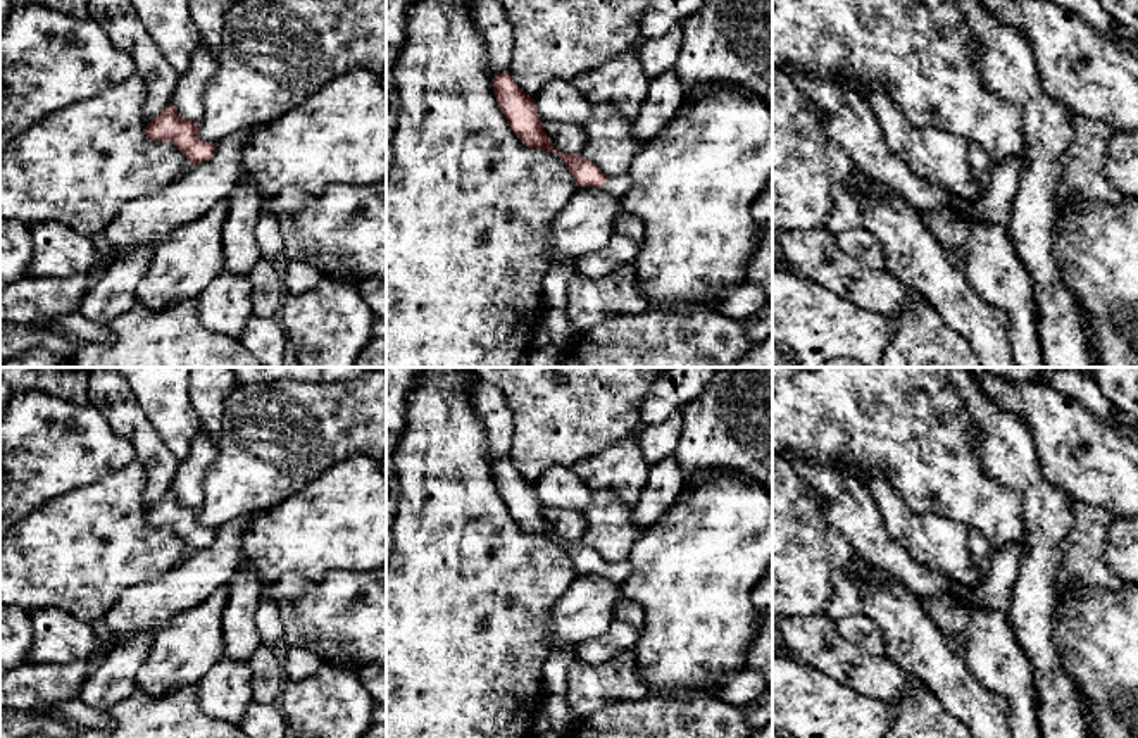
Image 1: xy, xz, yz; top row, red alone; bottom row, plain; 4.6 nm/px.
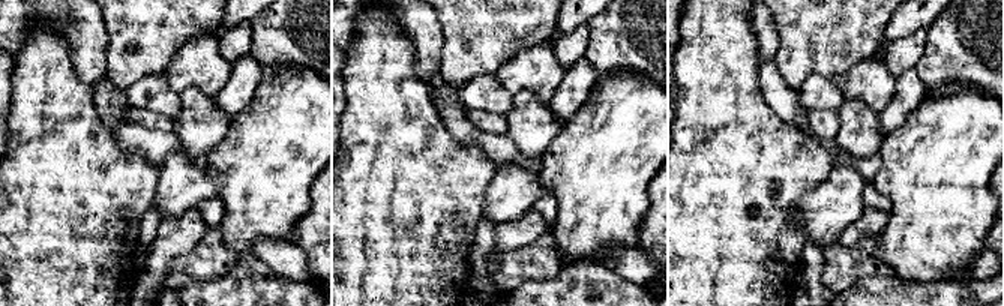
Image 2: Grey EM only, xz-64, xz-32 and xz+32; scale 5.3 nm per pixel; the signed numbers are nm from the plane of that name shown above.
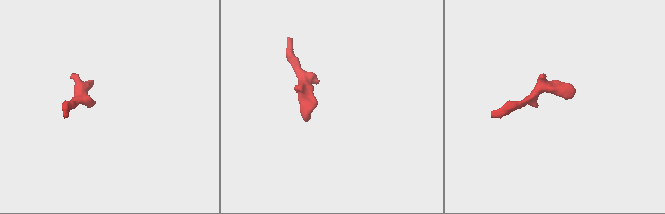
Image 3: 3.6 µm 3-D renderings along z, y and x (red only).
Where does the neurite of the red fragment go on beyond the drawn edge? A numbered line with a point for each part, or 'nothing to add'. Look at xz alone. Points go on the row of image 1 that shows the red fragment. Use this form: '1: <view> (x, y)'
1: xz (618, 187)

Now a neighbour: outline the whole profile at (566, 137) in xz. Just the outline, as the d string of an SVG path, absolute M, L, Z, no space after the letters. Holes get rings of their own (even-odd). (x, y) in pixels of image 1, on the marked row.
M541 121L541 128L557 152L581 155L586 145L583 126L569 121Z

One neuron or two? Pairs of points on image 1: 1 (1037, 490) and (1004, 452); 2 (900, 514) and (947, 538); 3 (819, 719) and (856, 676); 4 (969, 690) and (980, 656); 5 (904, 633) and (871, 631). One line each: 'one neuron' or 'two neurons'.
1: one neuron
2: one neuron
3: two neurons
4: two neurons
5: two neurons

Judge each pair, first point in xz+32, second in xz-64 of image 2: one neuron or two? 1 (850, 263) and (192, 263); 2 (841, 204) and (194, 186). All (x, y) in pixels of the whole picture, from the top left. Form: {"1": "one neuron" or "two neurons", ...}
{"1": "one neuron", "2": "one neuron"}

